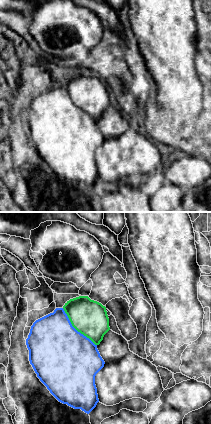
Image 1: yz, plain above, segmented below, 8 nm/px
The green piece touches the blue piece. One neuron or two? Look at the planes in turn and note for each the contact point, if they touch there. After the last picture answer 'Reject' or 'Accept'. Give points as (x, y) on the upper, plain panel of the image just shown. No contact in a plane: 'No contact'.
Touches green at (76, 105)

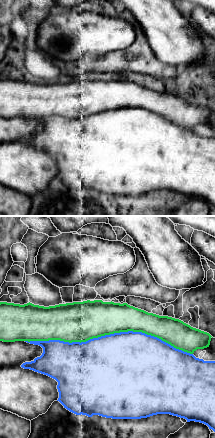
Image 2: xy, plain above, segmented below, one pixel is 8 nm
Touches green at (109, 110)

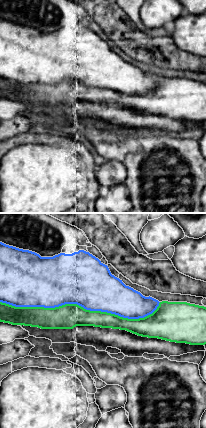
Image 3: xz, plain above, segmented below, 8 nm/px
Touches green at (80, 82)

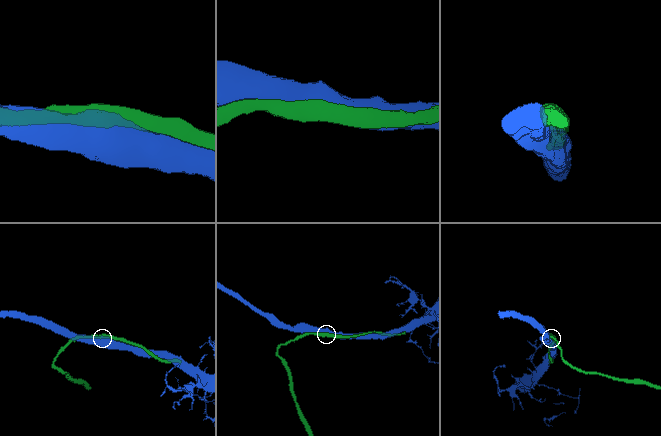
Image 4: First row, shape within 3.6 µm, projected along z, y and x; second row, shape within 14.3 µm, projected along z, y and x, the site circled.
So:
Accept

